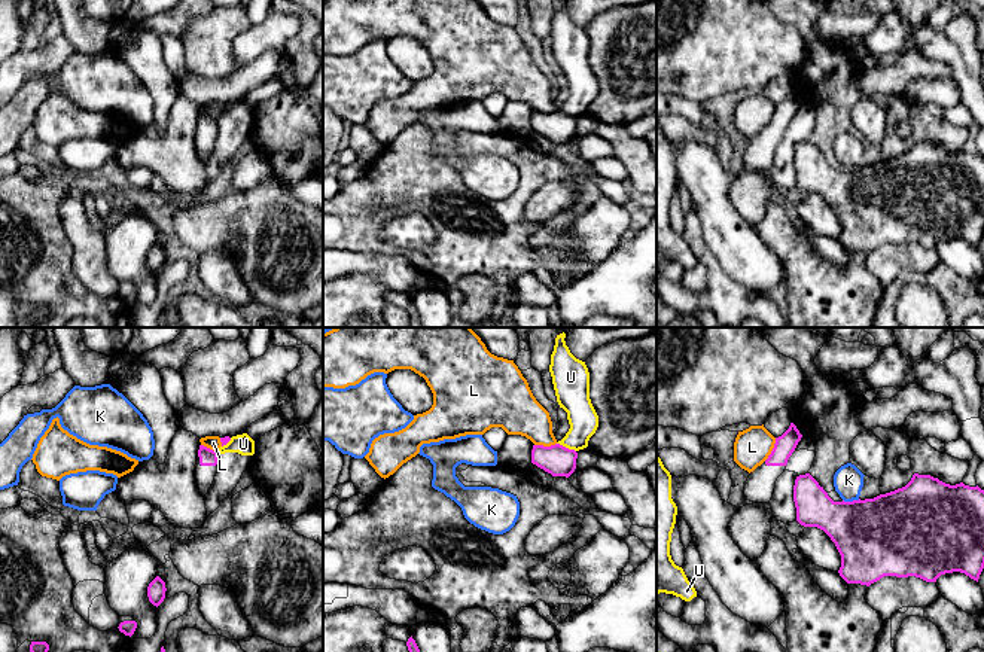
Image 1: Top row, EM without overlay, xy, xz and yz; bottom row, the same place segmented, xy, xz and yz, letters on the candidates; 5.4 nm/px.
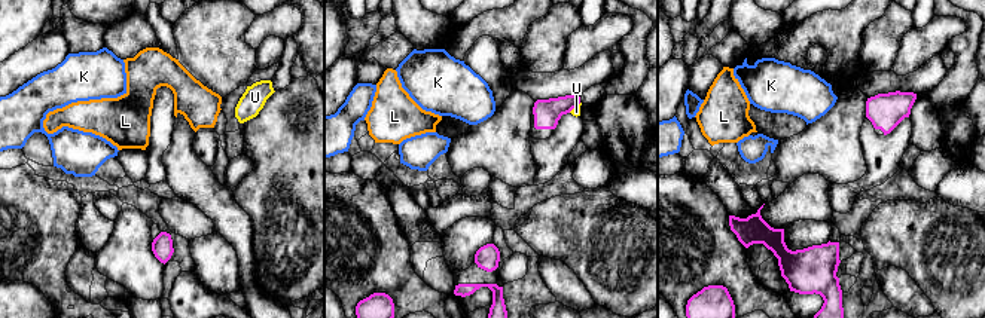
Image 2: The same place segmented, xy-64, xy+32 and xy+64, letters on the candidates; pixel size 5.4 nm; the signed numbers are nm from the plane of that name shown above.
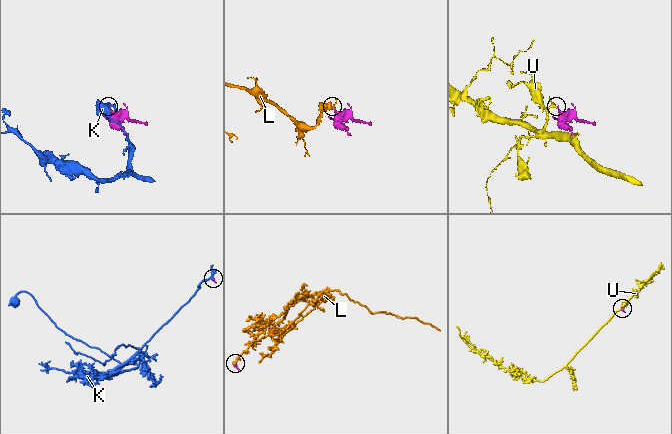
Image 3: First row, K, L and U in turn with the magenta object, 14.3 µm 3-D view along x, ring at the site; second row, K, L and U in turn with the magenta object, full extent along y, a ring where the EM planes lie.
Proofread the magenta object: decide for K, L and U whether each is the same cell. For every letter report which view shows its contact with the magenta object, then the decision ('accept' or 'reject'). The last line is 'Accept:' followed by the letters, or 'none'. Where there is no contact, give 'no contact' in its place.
K: contact in yz; reject
L: contact in yz; reject
U: contact in xz; reject
Accept: none

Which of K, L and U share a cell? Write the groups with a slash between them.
K / L / U

